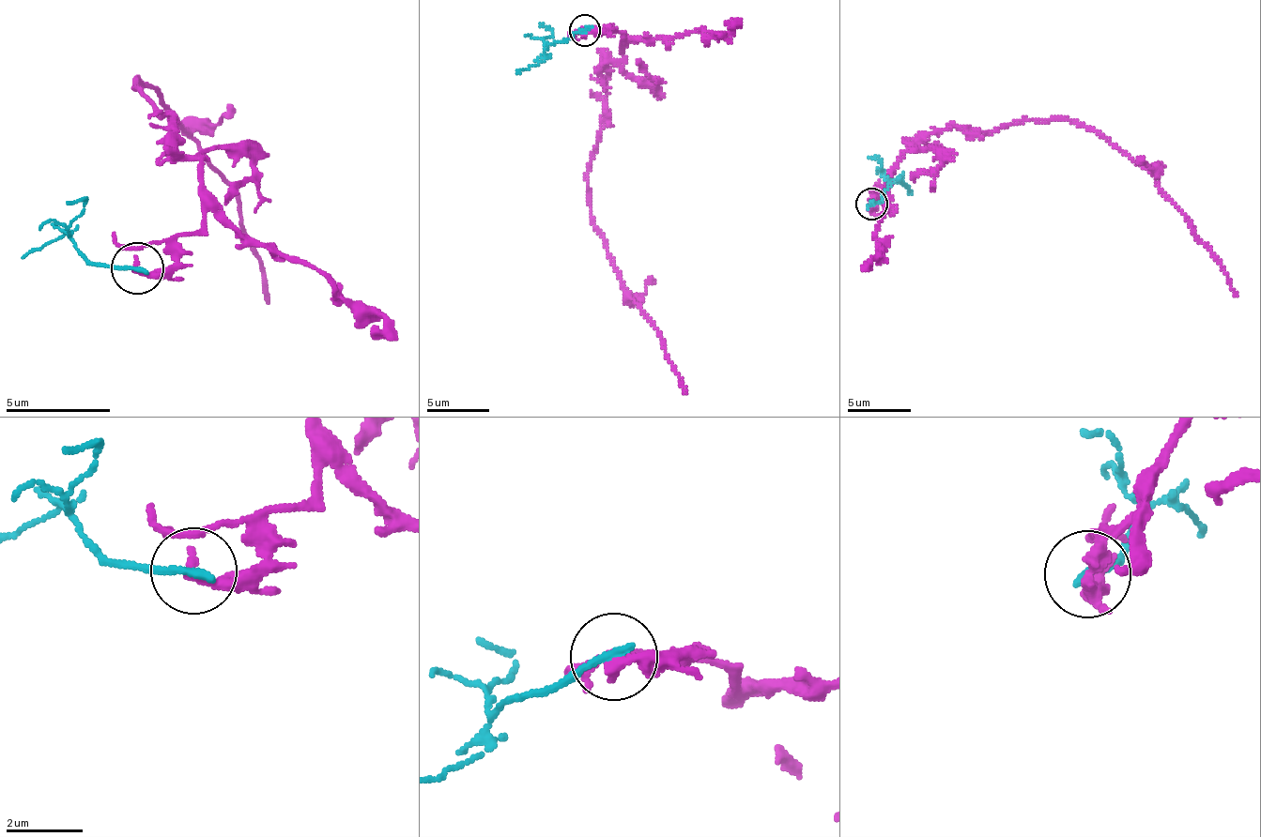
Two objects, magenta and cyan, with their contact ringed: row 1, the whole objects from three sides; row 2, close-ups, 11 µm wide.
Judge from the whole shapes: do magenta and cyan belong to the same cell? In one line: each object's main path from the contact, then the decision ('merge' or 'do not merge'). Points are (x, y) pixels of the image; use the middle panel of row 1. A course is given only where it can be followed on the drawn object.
magenta via (586, 29), (622, 34), (623, 53), (607, 65), (601, 141), (588, 174), (591, 217), (686, 394) | cyan via (586, 29), (554, 41), (544, 58), (516, 73) | do not merge

